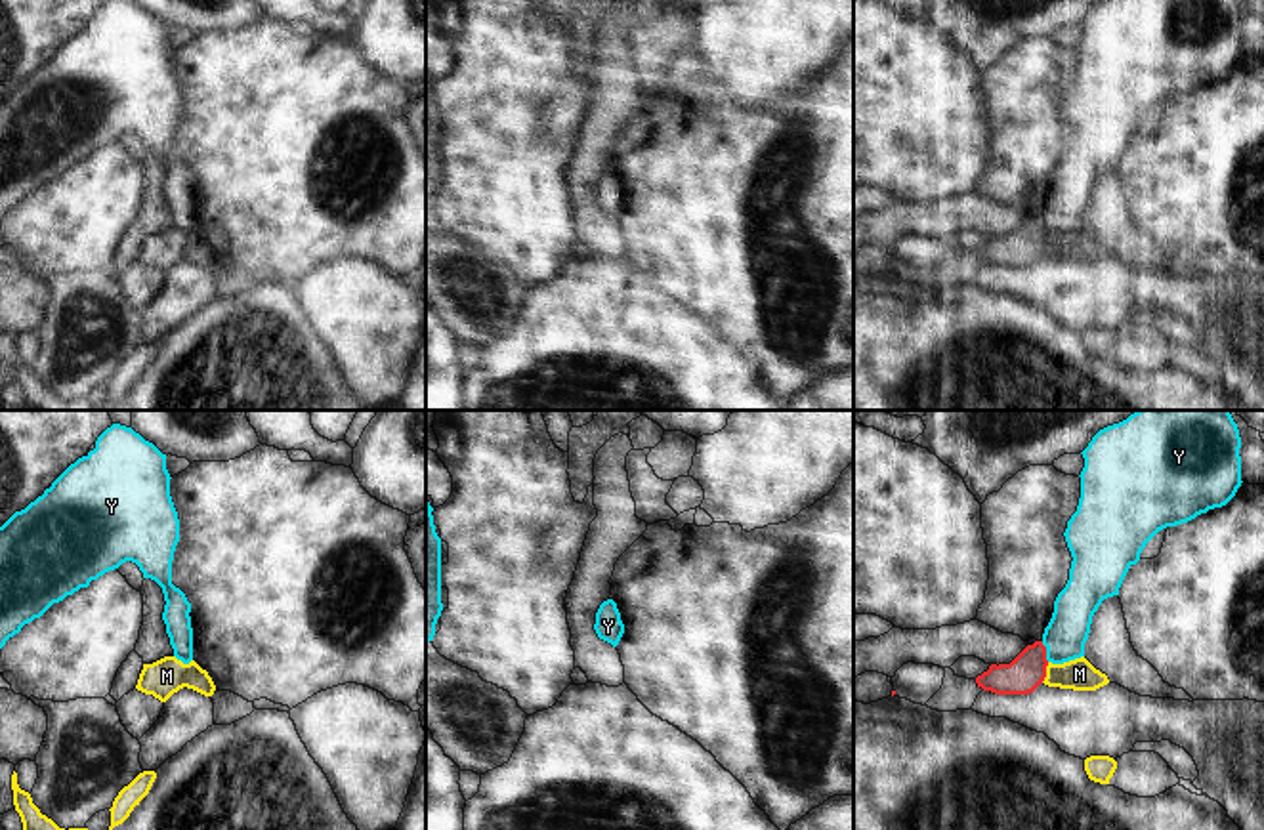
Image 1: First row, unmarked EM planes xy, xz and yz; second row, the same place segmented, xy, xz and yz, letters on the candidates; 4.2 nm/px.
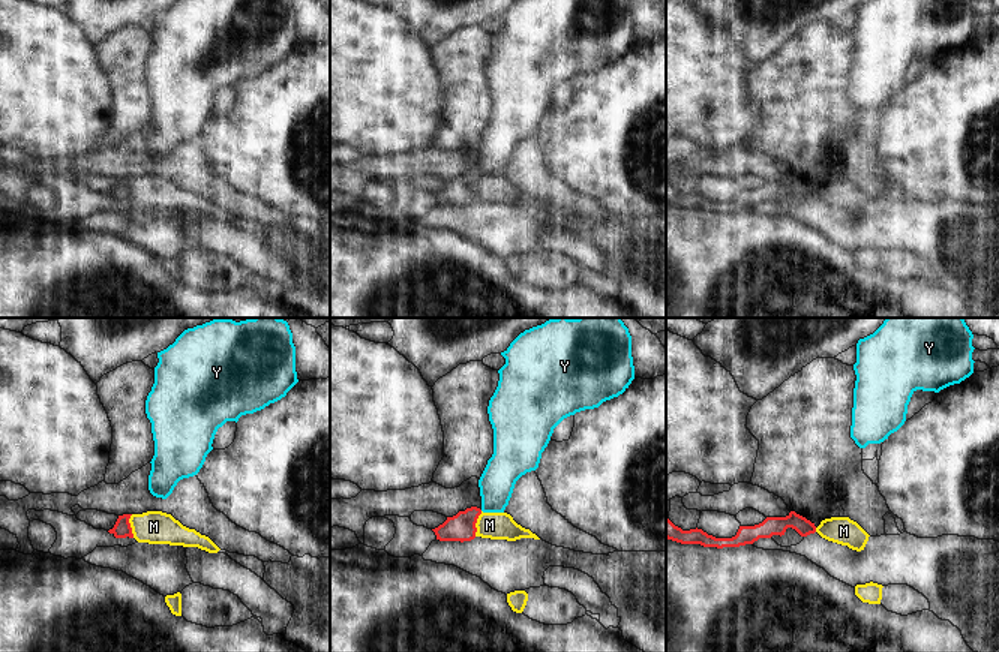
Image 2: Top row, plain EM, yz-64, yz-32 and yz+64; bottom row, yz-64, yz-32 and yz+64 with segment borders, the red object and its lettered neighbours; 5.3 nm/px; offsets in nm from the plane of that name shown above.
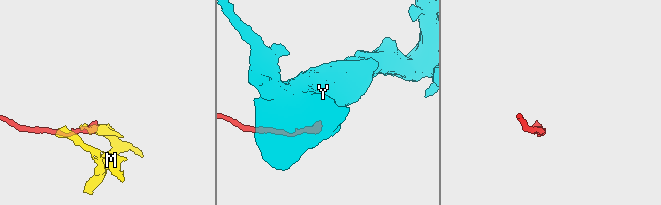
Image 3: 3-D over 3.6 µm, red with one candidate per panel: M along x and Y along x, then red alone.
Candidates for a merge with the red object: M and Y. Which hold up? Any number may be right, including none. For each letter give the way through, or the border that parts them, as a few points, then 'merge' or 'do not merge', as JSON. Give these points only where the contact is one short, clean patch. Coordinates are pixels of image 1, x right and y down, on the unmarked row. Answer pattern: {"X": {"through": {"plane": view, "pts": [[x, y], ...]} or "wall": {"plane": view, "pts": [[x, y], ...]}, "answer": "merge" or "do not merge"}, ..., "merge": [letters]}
{"M": {"wall": {"plane": "yz", "pts": [[1049, 235], [1047, 248], [1041, 254]]}, "answer": "do not merge"}, "Y": {"through": {"plane": "yz", "pts": [[1026, 245], [1045, 224], [1068, 203]]}, "answer": "merge"}, "merge": ["Y"]}

